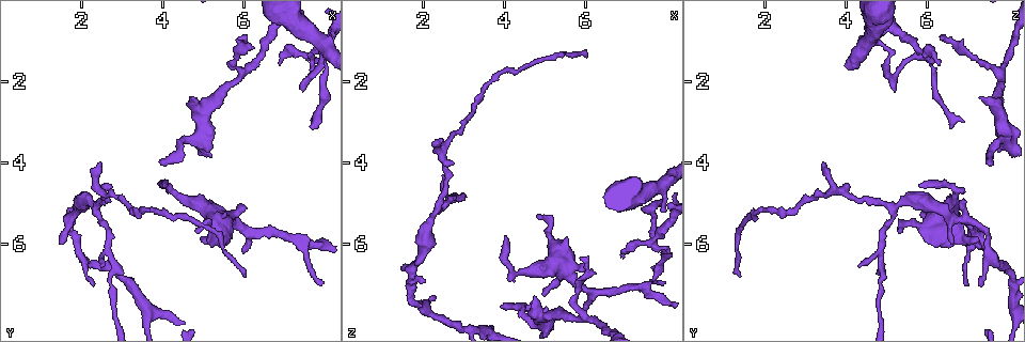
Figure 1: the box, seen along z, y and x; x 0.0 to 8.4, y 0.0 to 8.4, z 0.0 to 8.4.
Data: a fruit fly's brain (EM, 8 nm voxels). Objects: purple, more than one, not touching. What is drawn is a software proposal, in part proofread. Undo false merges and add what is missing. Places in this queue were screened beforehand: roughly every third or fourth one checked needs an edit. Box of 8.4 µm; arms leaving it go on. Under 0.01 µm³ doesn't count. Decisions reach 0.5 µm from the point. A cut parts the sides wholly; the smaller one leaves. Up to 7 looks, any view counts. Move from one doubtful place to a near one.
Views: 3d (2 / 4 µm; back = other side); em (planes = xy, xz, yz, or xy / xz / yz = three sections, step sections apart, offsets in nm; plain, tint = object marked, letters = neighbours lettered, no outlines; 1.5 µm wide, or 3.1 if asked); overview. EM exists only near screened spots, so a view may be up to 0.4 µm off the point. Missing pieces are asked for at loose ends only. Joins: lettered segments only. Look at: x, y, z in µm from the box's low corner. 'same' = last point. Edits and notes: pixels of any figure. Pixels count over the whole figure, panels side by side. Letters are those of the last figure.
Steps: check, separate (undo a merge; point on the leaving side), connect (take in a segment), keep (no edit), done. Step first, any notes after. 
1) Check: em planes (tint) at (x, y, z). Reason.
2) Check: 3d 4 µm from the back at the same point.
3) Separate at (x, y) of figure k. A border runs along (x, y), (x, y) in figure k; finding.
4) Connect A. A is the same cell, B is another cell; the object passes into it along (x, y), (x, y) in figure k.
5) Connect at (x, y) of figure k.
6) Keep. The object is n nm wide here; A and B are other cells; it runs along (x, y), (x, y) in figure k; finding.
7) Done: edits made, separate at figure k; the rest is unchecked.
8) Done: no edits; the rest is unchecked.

Check: em planes (letters) at (5.00, 5.90, 7.30). Free end.

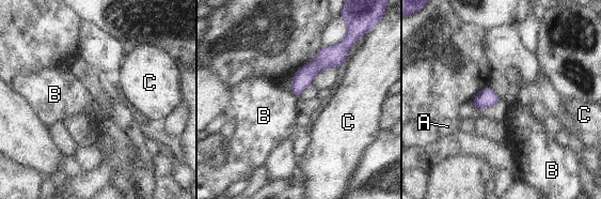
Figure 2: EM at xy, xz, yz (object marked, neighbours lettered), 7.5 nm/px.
Keep. A, B and C are other cells; a border runs along (289, 91), (297, 97) in figure 2; none of them fits.

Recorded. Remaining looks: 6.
Check: em planes (letters) at (4.70, 2.40, 7.35). Free end.

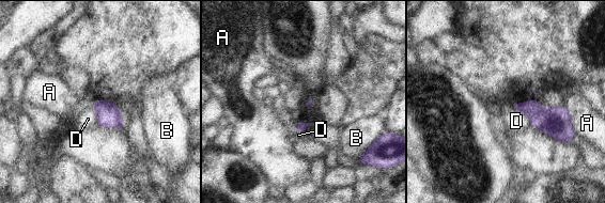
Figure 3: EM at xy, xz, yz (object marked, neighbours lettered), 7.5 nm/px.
Keep. A, B and D are other cells; a border runs along (512, 107), (523, 111), (530, 125) in figure 3; no lettered segment goes on from it.

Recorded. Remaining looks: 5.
Check: em planes (letters) at (7.60, 1.40, 5.85). Four-way junction.

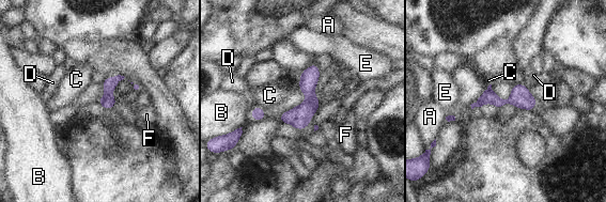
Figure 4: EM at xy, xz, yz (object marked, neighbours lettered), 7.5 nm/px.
Separate at (109, 84) of figure 4. A, B, C, D, E and F are other cells; a second neuron is stuck on.

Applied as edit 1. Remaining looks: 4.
Done: edits made, separate at figure 4; the rest is unchecked.

